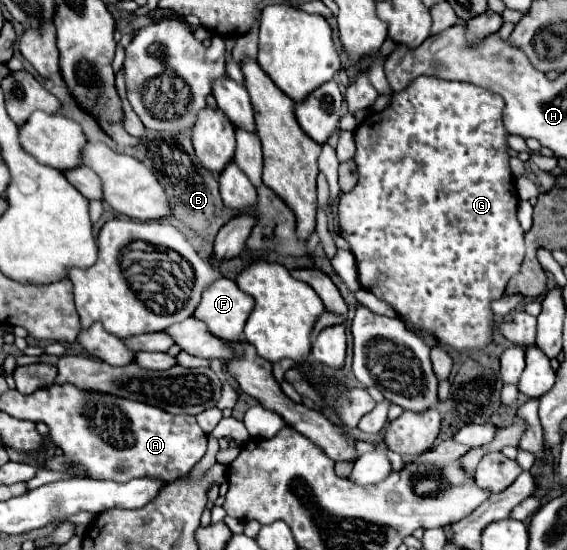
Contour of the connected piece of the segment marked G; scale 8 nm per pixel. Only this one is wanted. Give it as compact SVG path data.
M417 77L405 91L393 93L389 107L385 107L379 113L371 113L355 131L355 163L359 169L359 183L353 187L353 191L343 193L339 199L339 225L343 227L343 237L351 245L351 251L355 255L357 267L359 267L359 281L361 285L377 295L381 301L389 303L399 317L403 317L407 323L435 335L435 339L441 345L451 345L455 349L483 349L491 343L493 335L493 313L489 309L491 301L501 299L507 281L519 271L519 265L525 255L525 243L523 243L523 229L517 221L517 193L515 193L515 179L509 169L509 153L507 153L507 133L501 121L503 113L503 97L483 89L475 87L471 83L459 83L459 81L441 81L437 77Z

